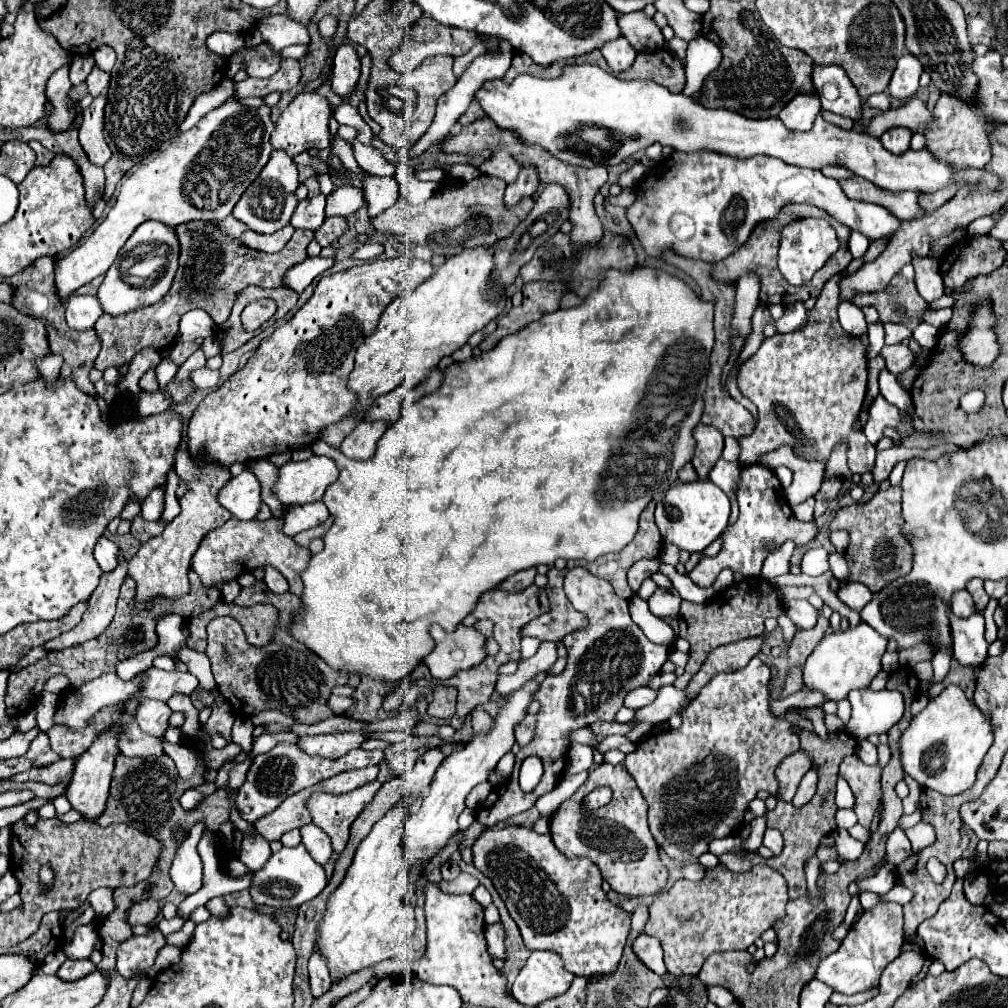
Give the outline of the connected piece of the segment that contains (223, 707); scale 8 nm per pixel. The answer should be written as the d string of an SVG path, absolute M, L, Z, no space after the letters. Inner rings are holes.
M220 696L220 704L216 704L216 708L212 708L212 716L208 718L204 732L206 734L214 734L220 732L228 742L230 742L230 730L234 724L234 716L232 710L228 706L228 702L224 702L224 696Z

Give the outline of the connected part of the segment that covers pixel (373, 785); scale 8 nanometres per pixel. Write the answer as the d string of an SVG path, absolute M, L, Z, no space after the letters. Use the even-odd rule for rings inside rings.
M374 780L348 794L338 794L338 796L330 796L322 792L312 794L312 798L308 800L312 822L330 836L334 852L344 850L352 822L358 818L364 806L372 800L372 796L380 786L382 782Z

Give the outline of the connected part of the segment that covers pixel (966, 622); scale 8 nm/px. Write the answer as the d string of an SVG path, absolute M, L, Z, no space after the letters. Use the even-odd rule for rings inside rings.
M952 614L952 638L954 638L954 658L966 666L980 666L986 660L986 640L984 640L984 616L972 614L968 618L958 618Z

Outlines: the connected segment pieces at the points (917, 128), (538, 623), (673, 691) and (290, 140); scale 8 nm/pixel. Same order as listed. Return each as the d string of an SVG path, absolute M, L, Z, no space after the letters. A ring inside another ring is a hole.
M910 98L896 110L886 110L878 116L874 116L868 126L864 128L864 134L872 138L880 138L888 128L904 126L912 132L924 132L934 120L934 114L926 108L926 104L920 98Z
M552 568L548 572L548 600L550 600L550 612L544 616L538 616L538 620L528 622L522 628L520 636L532 636L538 640L562 640L566 634L572 634L576 630L582 630L588 626L588 618L574 610L570 600L566 598L562 590L566 570Z
M664 686L664 688L660 688L658 698L650 706L644 706L644 708L640 708L636 712L636 716L634 716L636 726L628 732L628 738L632 742L640 742L642 738L646 738L650 734L650 730L652 730L654 724L666 722L670 716L680 714L680 708L686 702L688 702L686 688L684 690L678 690L676 686Z
M316 90L312 92L300 92L294 96L294 100L288 104L288 108L282 112L280 120L276 122L276 130L272 134L272 146L284 148L290 156L302 154L310 148L318 148L324 150L330 146L330 132L328 132L328 122L334 114L334 106L328 102L328 98L324 98L322 94L318 94Z

